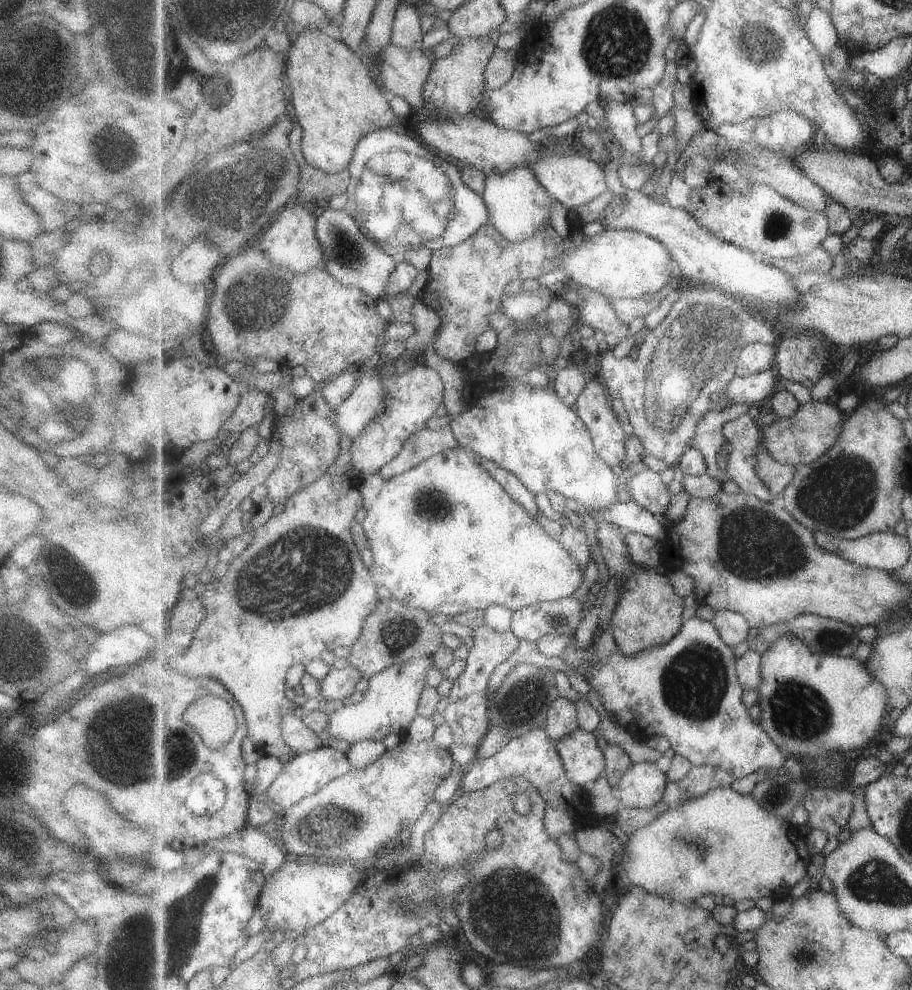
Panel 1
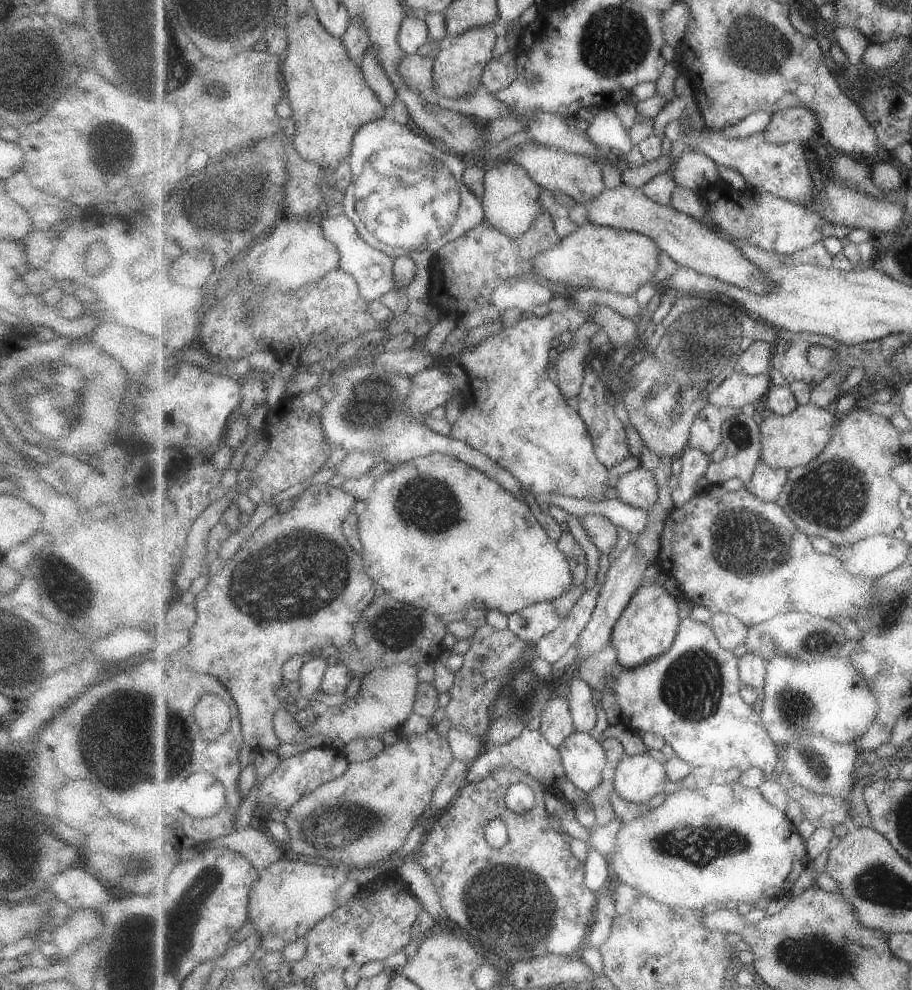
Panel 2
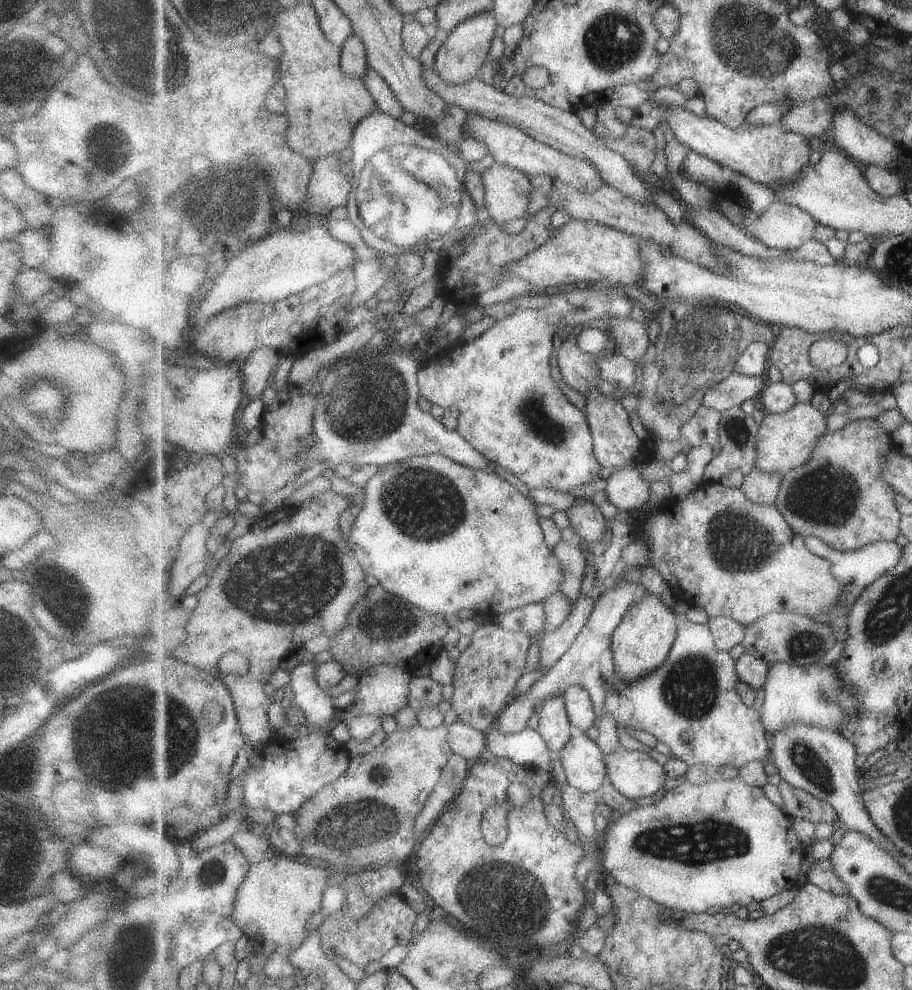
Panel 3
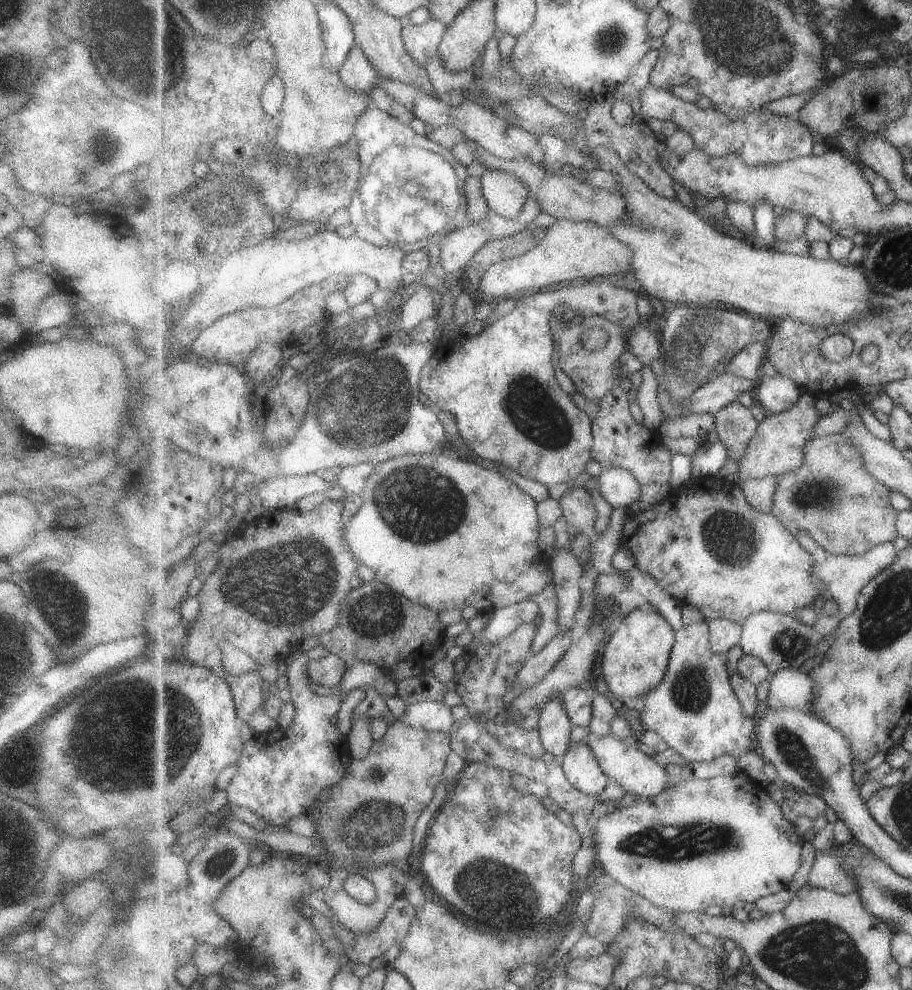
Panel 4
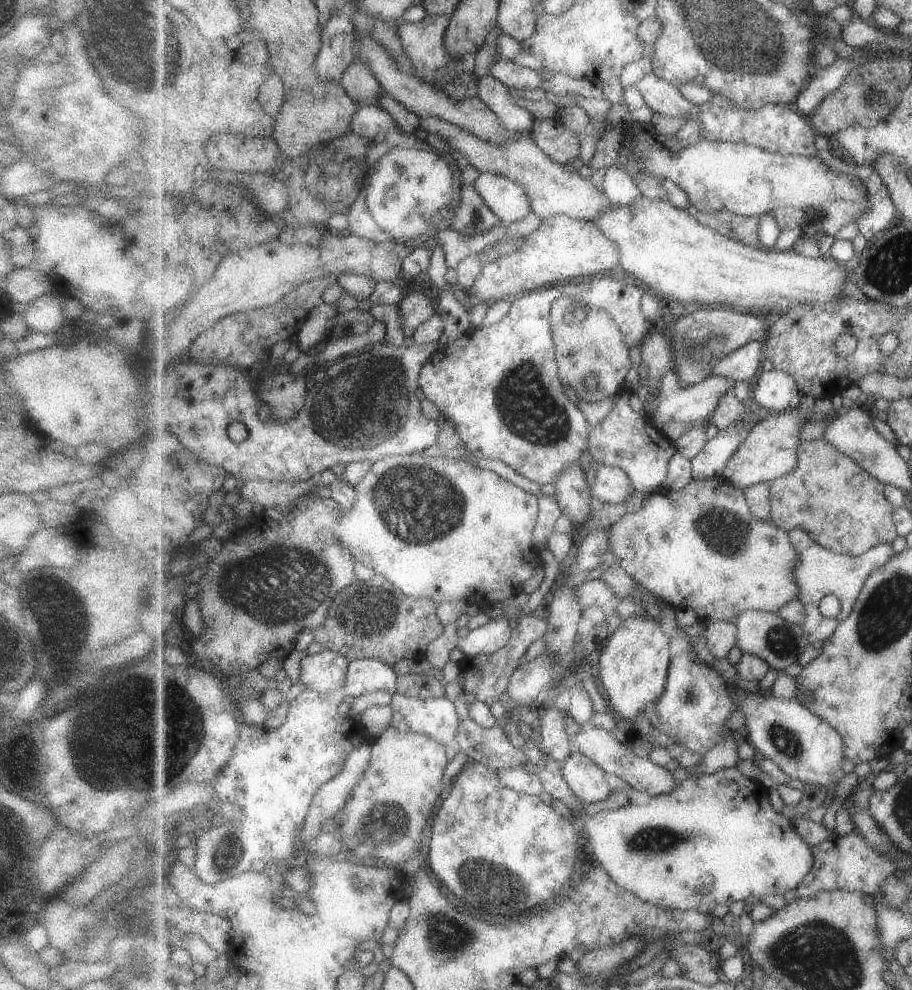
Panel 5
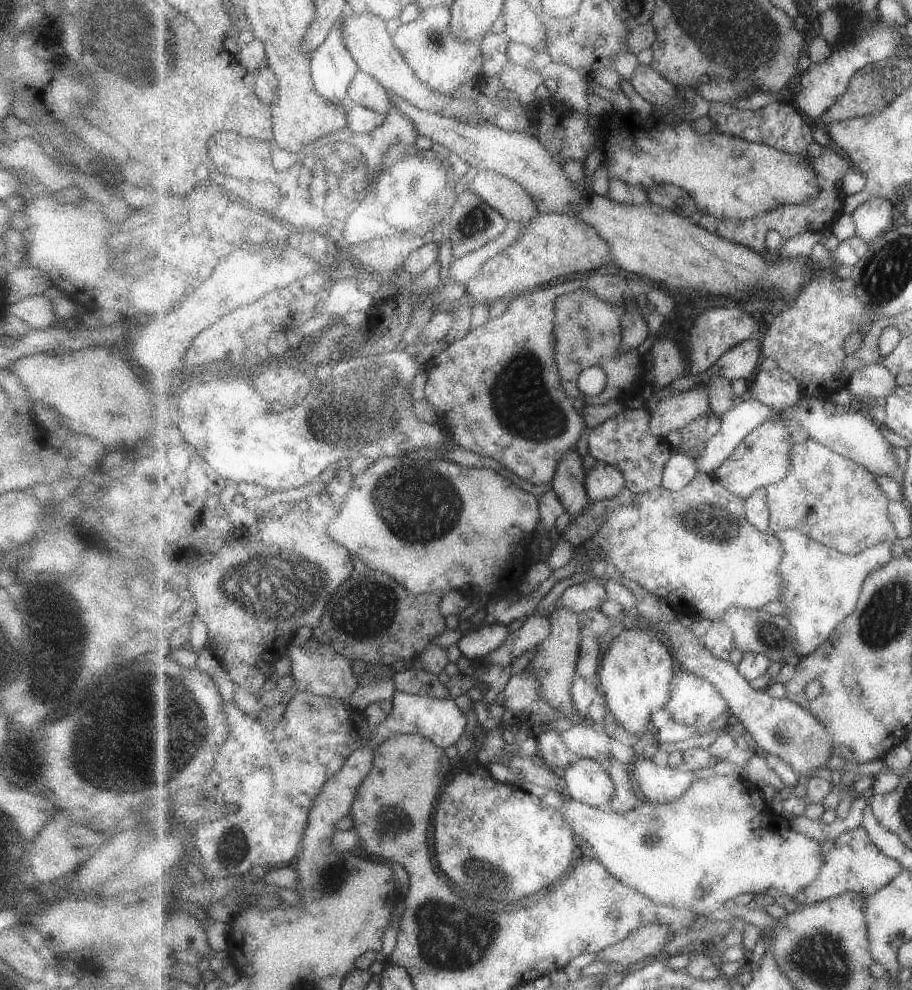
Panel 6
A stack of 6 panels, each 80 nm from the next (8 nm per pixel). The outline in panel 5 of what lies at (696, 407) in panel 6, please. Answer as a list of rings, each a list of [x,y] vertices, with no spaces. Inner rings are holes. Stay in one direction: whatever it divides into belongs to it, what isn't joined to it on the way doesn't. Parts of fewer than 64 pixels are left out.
[[[674,370],[667,372],[663,376],[659,398],[657,400],[657,410],[653,416],[653,424],[662,433],[665,432],[665,426],[669,422],[683,422],[683,424],[695,423],[696,421],[703,421],[711,418],[713,410],[717,409],[717,402],[725,397],[725,394],[733,392],[735,382],[721,376],[712,376],[707,378],[704,382],[692,385],[691,387],[680,387],[678,376]]]

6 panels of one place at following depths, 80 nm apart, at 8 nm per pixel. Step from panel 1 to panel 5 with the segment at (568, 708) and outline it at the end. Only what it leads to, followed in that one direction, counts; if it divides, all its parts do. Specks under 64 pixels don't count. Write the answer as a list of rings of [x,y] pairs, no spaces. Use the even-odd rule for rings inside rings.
[[[549,708],[544,713],[538,735],[540,748],[547,759],[564,764],[573,753],[569,734],[565,728],[568,716],[553,708]]]

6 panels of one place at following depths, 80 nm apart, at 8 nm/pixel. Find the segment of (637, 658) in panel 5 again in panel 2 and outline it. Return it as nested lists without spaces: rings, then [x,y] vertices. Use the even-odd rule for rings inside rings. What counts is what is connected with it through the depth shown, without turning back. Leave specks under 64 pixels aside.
[[[646,580],[631,598],[631,602],[617,621],[612,632],[612,642],[617,652],[617,662],[630,669],[652,661],[670,649],[680,630],[679,602],[670,585]]]

